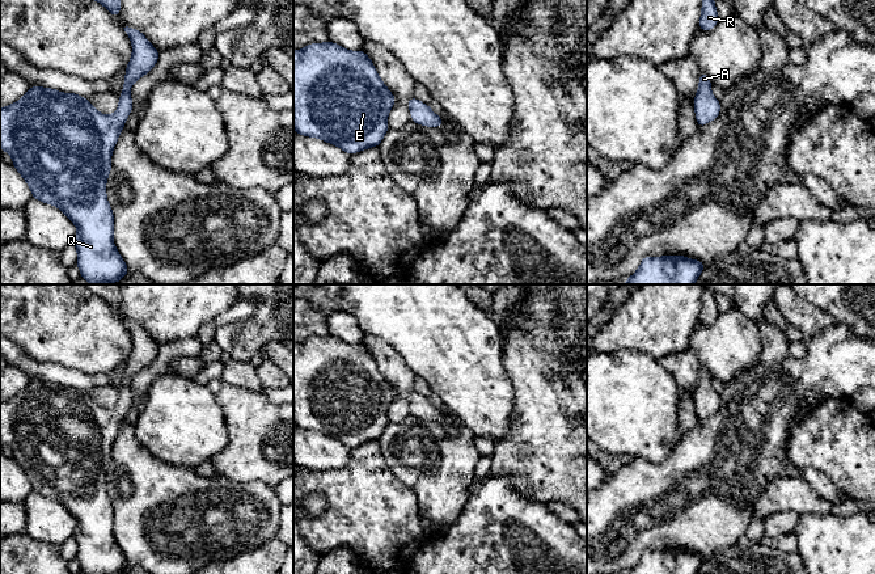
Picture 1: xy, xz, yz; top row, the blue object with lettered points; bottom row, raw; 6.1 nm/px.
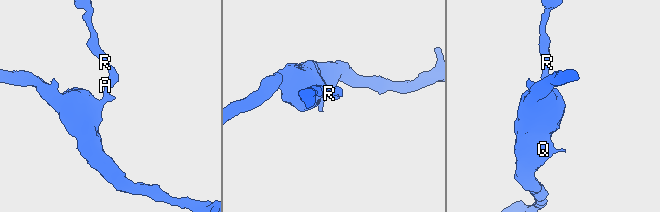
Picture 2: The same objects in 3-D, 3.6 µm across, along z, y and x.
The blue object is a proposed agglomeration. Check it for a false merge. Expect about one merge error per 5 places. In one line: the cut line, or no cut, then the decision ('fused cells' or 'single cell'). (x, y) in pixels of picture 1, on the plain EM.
no cut | single cell

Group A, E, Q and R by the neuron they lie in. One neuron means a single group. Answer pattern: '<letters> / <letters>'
A E Q R

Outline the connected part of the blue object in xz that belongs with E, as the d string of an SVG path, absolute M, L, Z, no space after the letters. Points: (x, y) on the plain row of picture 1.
M310 337L293 345L293 423L318 431L350 450L379 440L389 423L388 408L396 396L392 385L363 343L348 345L337 337Z

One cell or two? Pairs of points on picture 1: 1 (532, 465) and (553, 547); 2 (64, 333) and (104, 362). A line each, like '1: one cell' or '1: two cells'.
1: two cells
2: one cell

